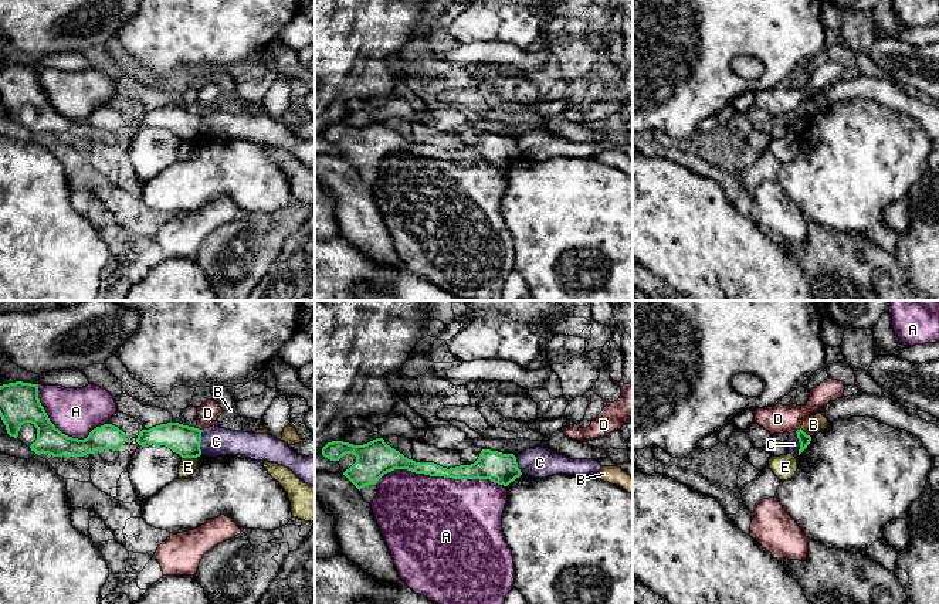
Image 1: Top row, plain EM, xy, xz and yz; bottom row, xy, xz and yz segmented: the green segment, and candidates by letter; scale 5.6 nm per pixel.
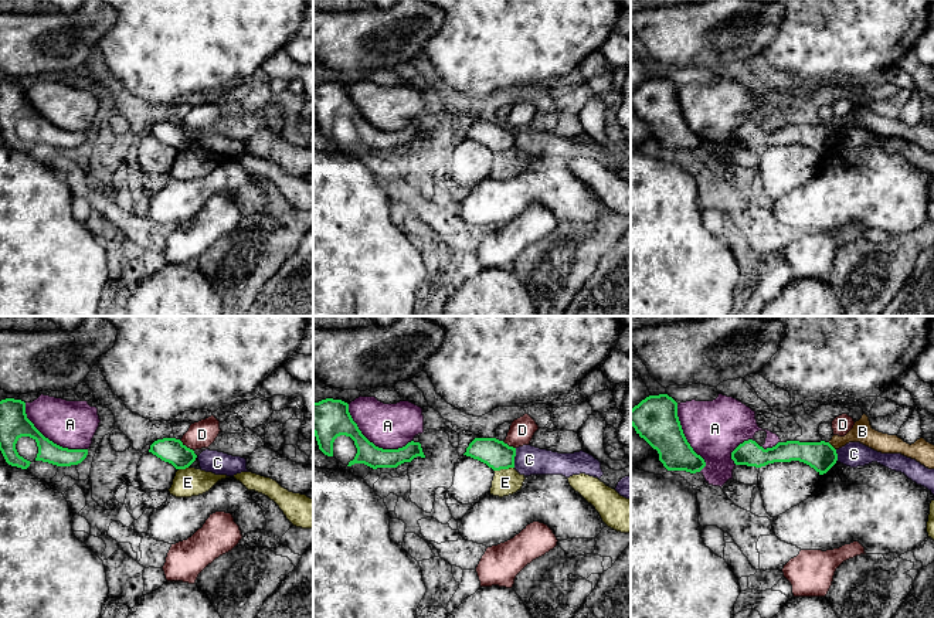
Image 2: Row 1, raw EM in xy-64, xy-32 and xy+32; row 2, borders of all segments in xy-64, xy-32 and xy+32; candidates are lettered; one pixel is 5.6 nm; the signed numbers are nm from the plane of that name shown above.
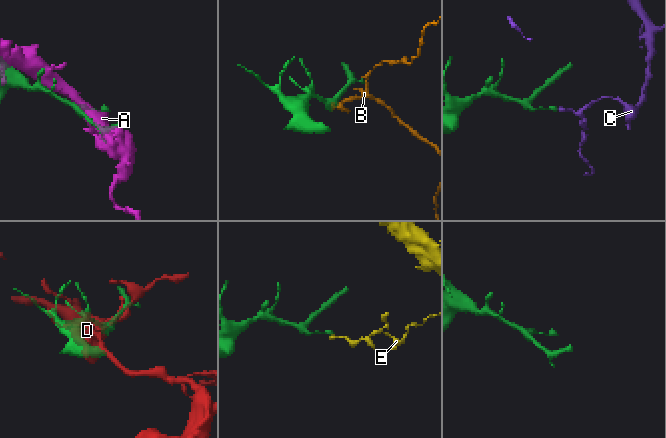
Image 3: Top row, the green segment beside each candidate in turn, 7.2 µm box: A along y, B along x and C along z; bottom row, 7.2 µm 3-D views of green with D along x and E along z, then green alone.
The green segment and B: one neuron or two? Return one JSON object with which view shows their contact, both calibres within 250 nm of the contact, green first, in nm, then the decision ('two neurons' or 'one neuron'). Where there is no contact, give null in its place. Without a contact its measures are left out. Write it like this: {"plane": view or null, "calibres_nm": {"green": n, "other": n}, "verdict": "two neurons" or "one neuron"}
{"plane": "yz", "calibres_nm": {"green": 70, "other": 100}, "verdict": "two neurons"}

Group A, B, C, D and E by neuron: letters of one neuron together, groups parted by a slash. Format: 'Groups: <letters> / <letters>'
Groups: A / B / C / D / E

